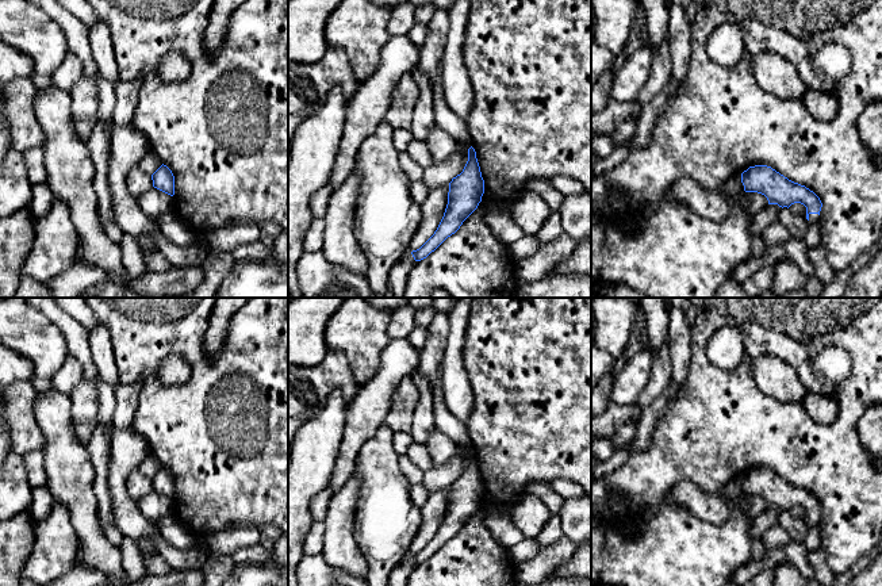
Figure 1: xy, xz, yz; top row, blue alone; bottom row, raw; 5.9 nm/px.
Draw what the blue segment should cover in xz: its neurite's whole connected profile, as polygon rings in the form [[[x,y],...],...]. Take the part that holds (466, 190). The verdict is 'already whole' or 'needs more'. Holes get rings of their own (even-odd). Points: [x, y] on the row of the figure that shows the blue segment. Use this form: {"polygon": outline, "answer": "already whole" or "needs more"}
{"polygon": [[[468,149],[468,161],[460,175],[449,183],[448,204],[434,234],[411,254],[415,261],[426,258],[448,237],[455,234],[463,222],[478,208],[484,194],[484,180],[476,158],[476,152]]], "answer": "already whole"}

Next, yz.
{"polygon": [[[767,165],[749,166],[741,173],[745,192],[758,192],[767,198],[768,204],[790,207],[801,203],[806,207],[806,219],[814,223],[820,218],[822,203],[820,198],[798,183],[794,183]]], "answer": "needs more"}

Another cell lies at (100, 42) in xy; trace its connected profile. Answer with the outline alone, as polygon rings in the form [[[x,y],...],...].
[[[101,19],[89,27],[89,46],[100,76],[115,84],[119,80],[119,69],[114,55],[110,27]]]

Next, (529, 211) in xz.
[[[530,191],[519,194],[507,211],[526,235],[536,235],[552,212],[542,198]]]

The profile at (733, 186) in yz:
[[[741,175],[730,177],[724,185],[722,185],[722,195],[724,196],[736,196],[744,191],[744,185],[741,183]]]

